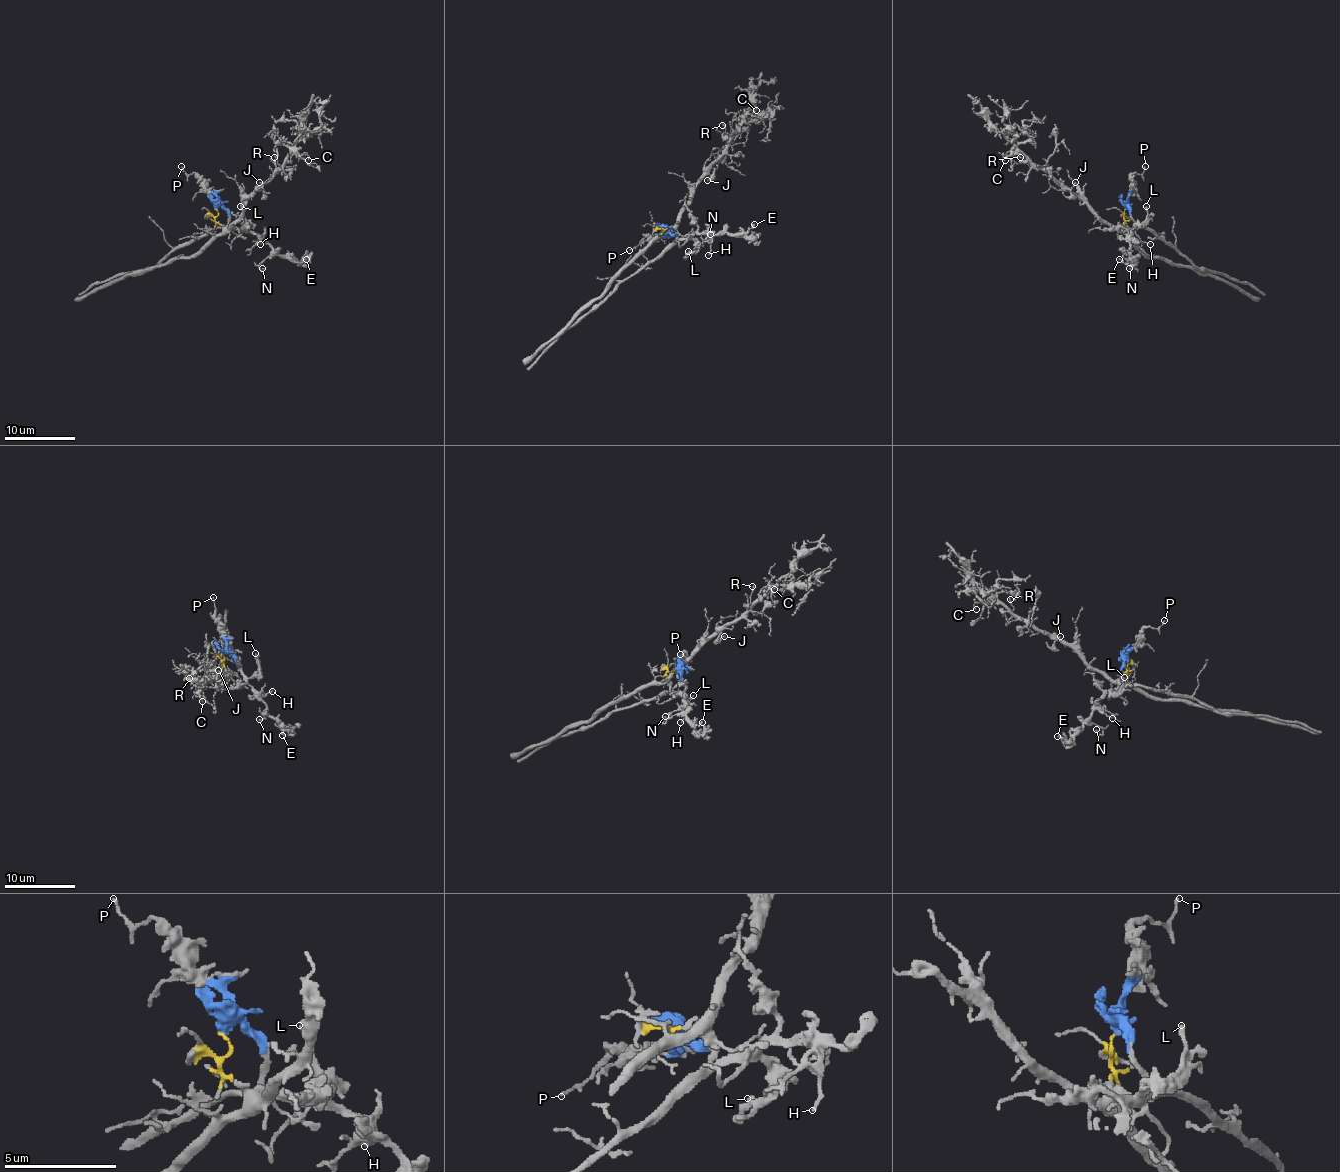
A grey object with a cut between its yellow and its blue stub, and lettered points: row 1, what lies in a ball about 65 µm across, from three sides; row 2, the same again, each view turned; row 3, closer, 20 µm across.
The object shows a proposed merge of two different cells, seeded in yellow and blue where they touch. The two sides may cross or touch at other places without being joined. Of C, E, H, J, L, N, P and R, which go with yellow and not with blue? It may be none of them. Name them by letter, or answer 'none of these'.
C, J, R

